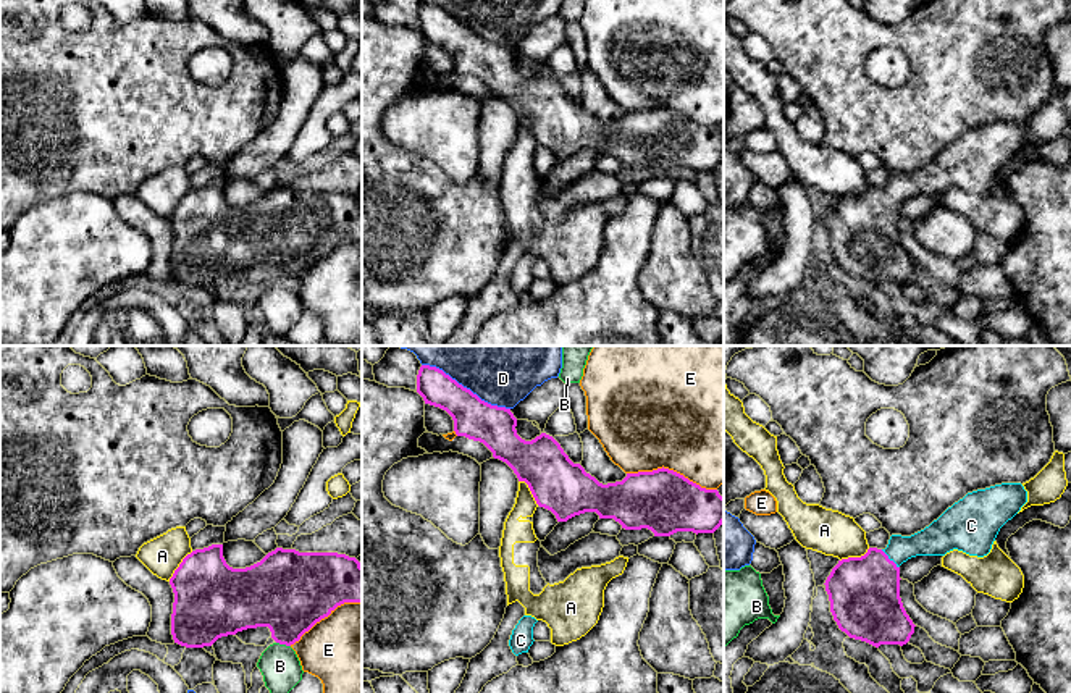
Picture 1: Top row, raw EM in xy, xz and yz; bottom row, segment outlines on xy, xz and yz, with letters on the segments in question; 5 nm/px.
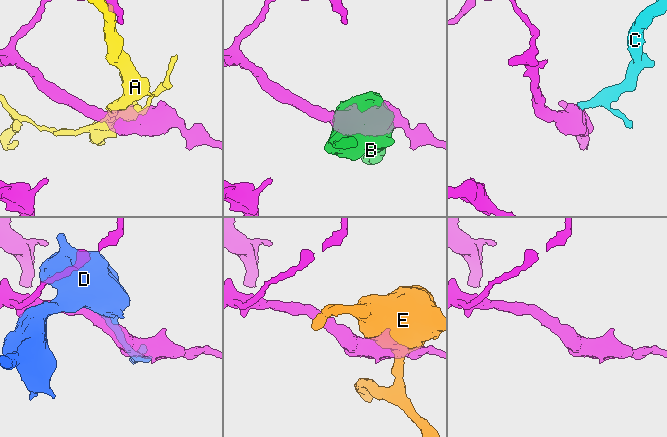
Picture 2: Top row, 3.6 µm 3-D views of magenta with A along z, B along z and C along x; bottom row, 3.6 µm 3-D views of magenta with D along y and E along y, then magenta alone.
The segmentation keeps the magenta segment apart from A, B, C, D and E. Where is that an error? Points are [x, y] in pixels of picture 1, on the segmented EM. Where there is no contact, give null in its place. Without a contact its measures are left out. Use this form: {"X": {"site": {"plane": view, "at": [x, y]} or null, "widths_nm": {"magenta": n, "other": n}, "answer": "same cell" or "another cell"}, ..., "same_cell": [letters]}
{"A": {"site": {"plane": "xy", "at": [180, 566]}, "widths_nm": {"magenta": 380, "other": 190}, "answer": "another cell"}, "B": {"site": {"plane": "xy", "at": [283, 643]}, "widths_nm": {"magenta": 400, "other": 200}, "answer": "another cell"}, "C": {"site": {"plane": "yz", "at": [889, 559]}, "widths_nm": {"magenta": 360, "other": 160}, "answer": "same cell"}, "D": {"site": {"plane": "xz", "at": [466, 388]}, "widths_nm": {"magenta": 200, "other": 500}, "answer": "another cell"}, "E": {"site": {"plane": "xz", "at": [672, 470]}, "widths_nm": {"magenta": 320, "other": 500}, "answer": "another cell"}, "same_cell": ["C"]}

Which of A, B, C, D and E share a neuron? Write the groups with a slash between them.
A / B / C / D / E

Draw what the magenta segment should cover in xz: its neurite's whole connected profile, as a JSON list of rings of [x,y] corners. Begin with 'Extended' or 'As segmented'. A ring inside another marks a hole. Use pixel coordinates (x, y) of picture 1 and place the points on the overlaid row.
As segmented. [[[420,367],[417,393],[425,404],[452,417],[457,436],[483,443],[494,459],[506,462],[557,522],[596,512],[625,530],[648,528],[654,536],[714,533],[724,523],[724,498],[717,489],[701,488],[664,467],[603,485],[573,464],[552,436],[522,439],[510,409],[481,401],[436,367]]]

